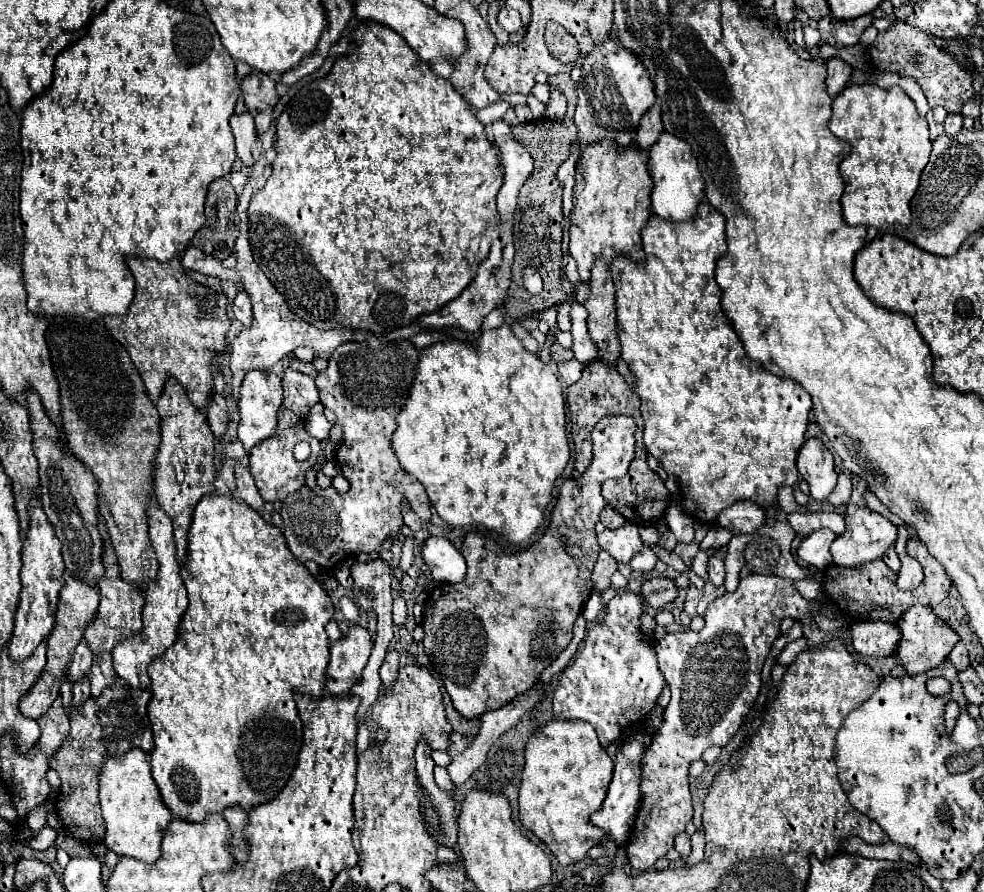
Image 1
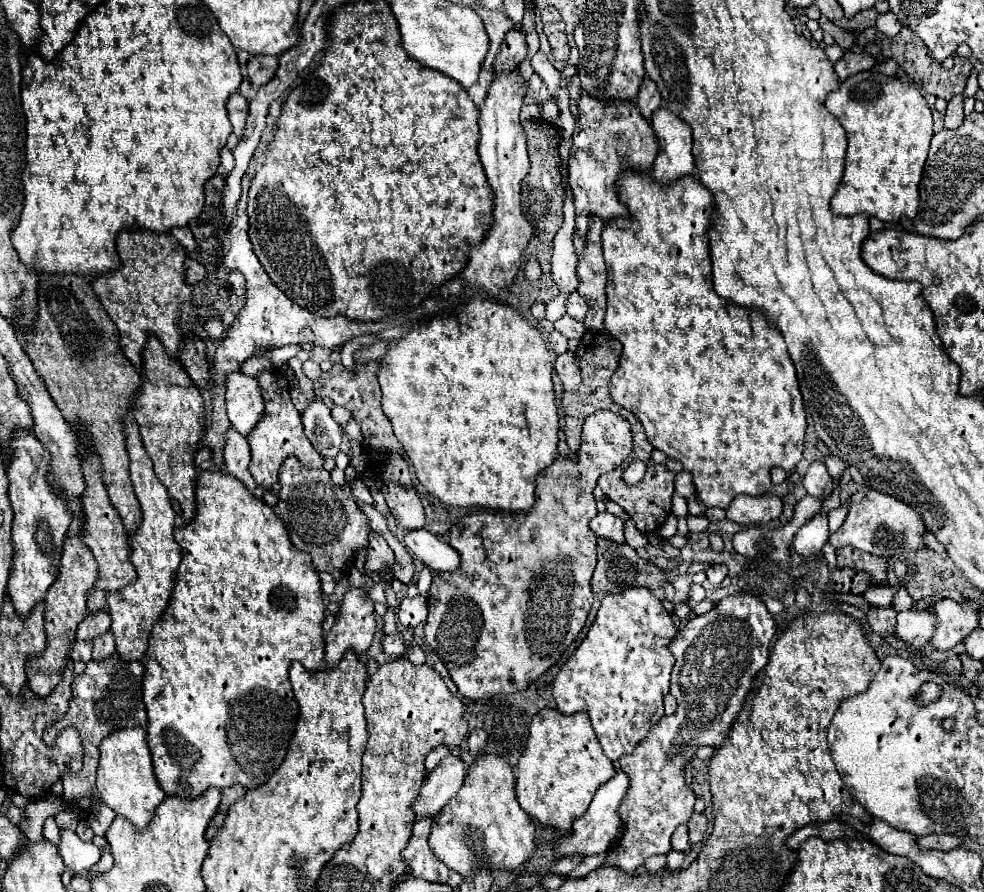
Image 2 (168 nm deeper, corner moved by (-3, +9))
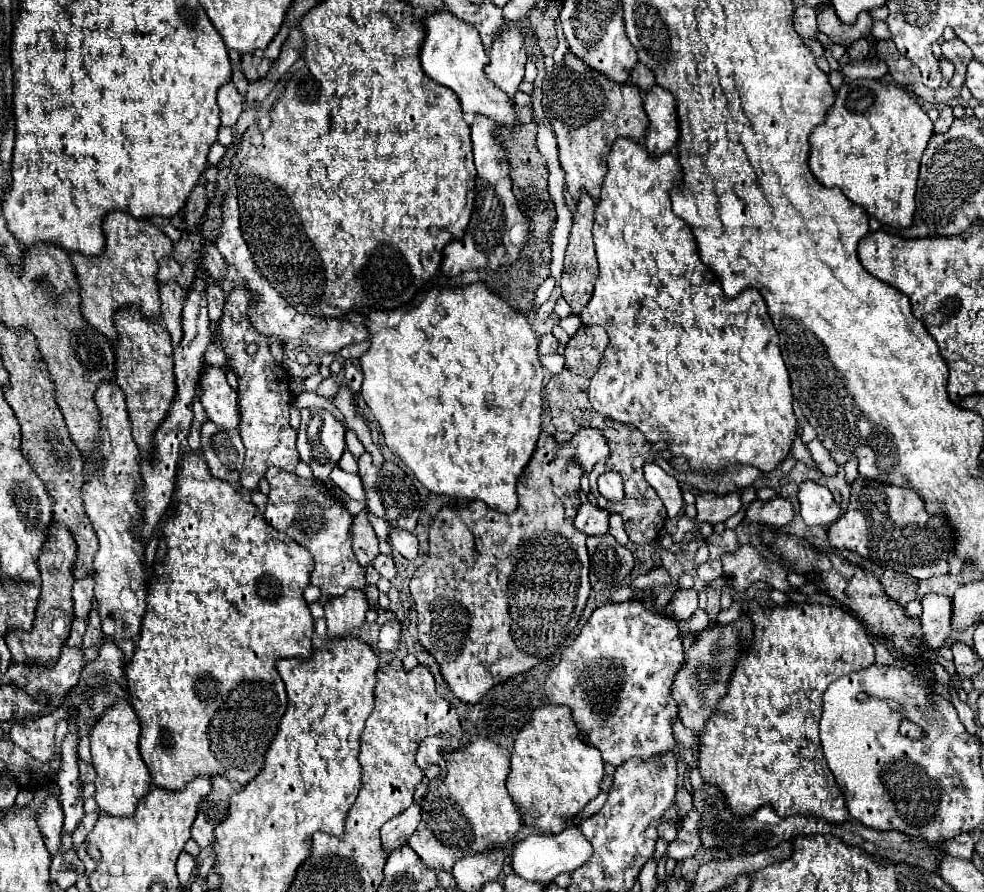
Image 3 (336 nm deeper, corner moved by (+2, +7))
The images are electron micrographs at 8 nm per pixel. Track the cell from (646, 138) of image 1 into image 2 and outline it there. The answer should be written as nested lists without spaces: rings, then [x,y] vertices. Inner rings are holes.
[[[646,77],[646,81],[642,81],[642,85],[640,85],[636,105],[640,107],[640,111],[646,119],[650,119],[652,113],[660,107],[660,91],[656,89],[656,83],[650,77]]]

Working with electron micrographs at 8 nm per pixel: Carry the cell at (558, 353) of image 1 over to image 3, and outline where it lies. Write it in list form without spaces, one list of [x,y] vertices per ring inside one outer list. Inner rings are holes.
[[[551,333],[543,335],[541,345],[539,345],[539,351],[541,351],[543,355],[547,355],[547,353],[555,353],[555,351],[557,351],[557,347],[559,347],[559,343],[557,343],[557,339],[555,339]]]

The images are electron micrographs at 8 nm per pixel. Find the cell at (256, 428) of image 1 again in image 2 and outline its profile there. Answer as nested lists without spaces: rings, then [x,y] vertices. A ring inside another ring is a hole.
[[[240,371],[228,373],[226,375],[226,395],[224,397],[226,397],[226,413],[228,413],[228,419],[230,419],[232,427],[236,431],[240,431],[242,435],[248,435],[264,415],[264,401],[262,401],[260,387],[258,387],[256,379],[254,377],[246,377]]]

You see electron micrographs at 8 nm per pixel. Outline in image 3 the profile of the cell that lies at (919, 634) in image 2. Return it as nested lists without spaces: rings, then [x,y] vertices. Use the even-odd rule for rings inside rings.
[[[925,595],[923,597],[923,615],[921,615],[921,629],[923,639],[921,645],[929,649],[941,649],[945,639],[951,635],[949,627],[949,613],[951,613],[951,599],[945,595]]]

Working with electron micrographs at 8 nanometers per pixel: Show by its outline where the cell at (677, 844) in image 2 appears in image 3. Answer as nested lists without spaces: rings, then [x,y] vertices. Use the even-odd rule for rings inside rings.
[[[661,823],[659,825],[659,837],[663,837],[667,843],[677,839],[677,823]]]

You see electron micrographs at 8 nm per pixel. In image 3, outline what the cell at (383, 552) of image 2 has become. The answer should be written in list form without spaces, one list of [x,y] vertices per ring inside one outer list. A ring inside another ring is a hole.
[[[361,511],[357,517],[353,517],[353,551],[361,567],[373,565],[375,557],[381,553],[377,545],[377,535],[367,519],[367,513]]]

